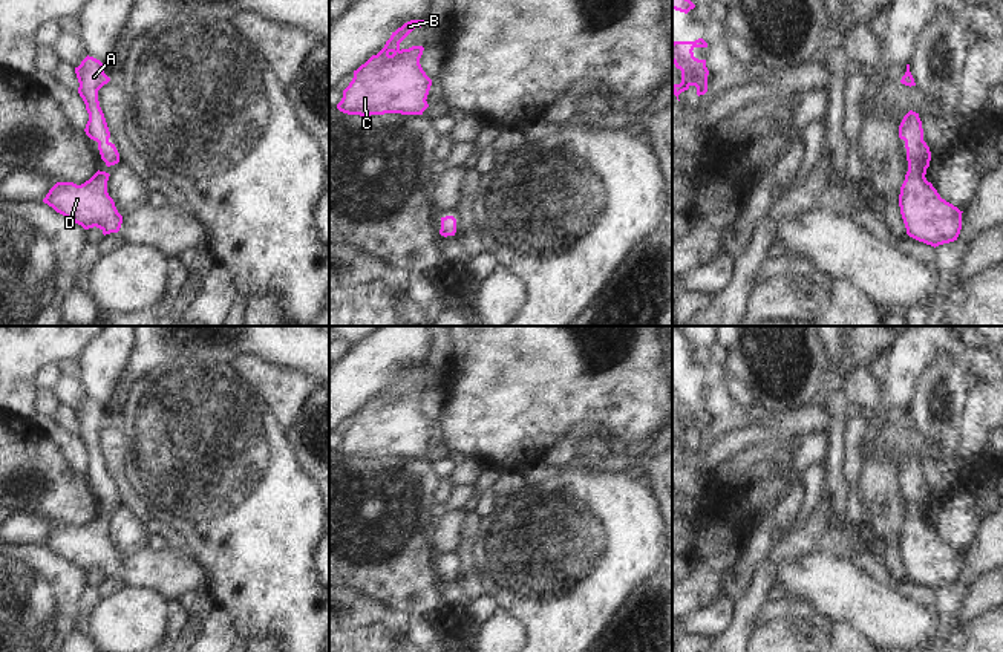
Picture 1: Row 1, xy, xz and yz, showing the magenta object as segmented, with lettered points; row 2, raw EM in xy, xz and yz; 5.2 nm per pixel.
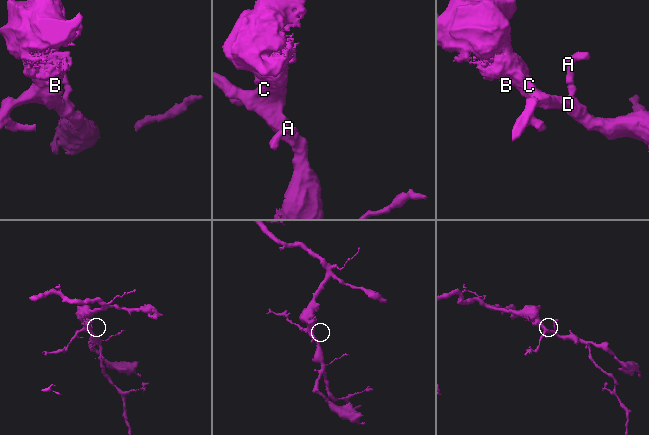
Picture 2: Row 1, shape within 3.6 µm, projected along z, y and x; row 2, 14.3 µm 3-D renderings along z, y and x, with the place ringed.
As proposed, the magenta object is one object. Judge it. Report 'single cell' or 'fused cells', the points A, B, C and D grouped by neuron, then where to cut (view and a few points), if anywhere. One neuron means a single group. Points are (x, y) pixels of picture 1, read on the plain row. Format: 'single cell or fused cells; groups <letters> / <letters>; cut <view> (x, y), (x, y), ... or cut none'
single cell; groups A B C D; cut none

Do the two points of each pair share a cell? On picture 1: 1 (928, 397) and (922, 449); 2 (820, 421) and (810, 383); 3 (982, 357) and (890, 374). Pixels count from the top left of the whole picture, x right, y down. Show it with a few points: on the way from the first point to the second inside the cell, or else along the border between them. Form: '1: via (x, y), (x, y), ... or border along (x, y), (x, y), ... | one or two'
1: border along (914, 429), (947, 452), (953, 452), (957, 447) | two
2: border along (820, 400), (781, 415) | two
3: via (959, 352), (951, 345), (919, 345), (913, 351) | one

